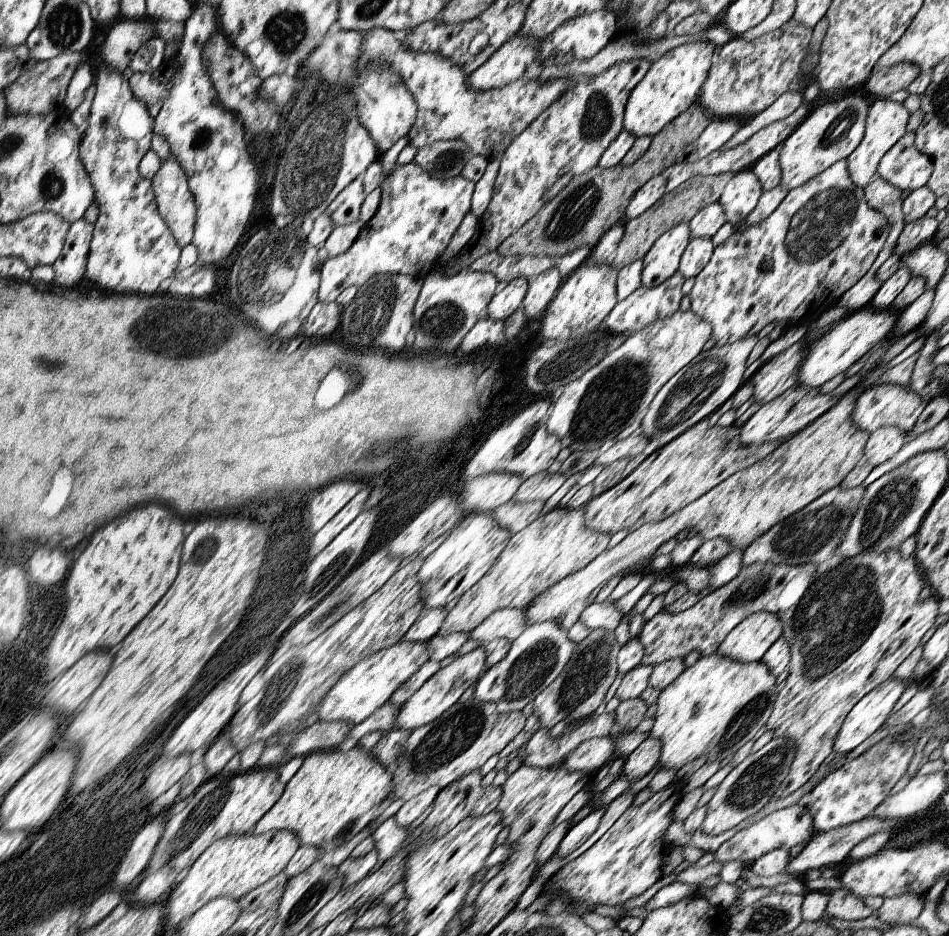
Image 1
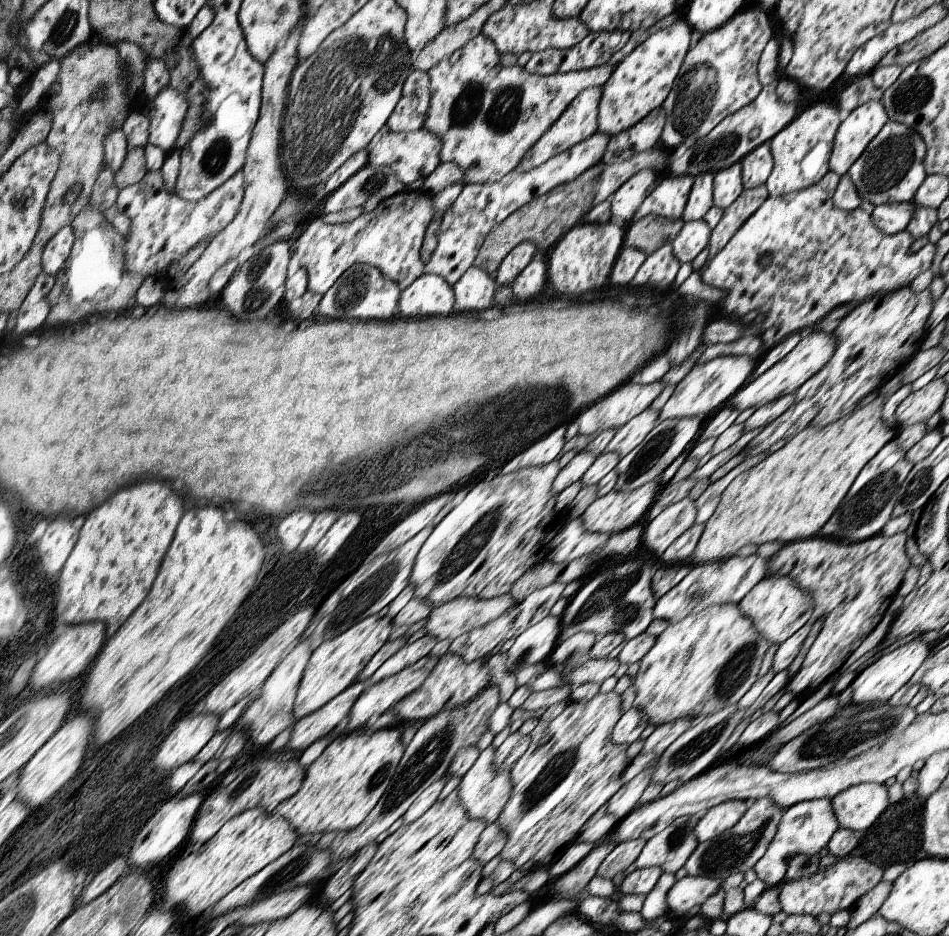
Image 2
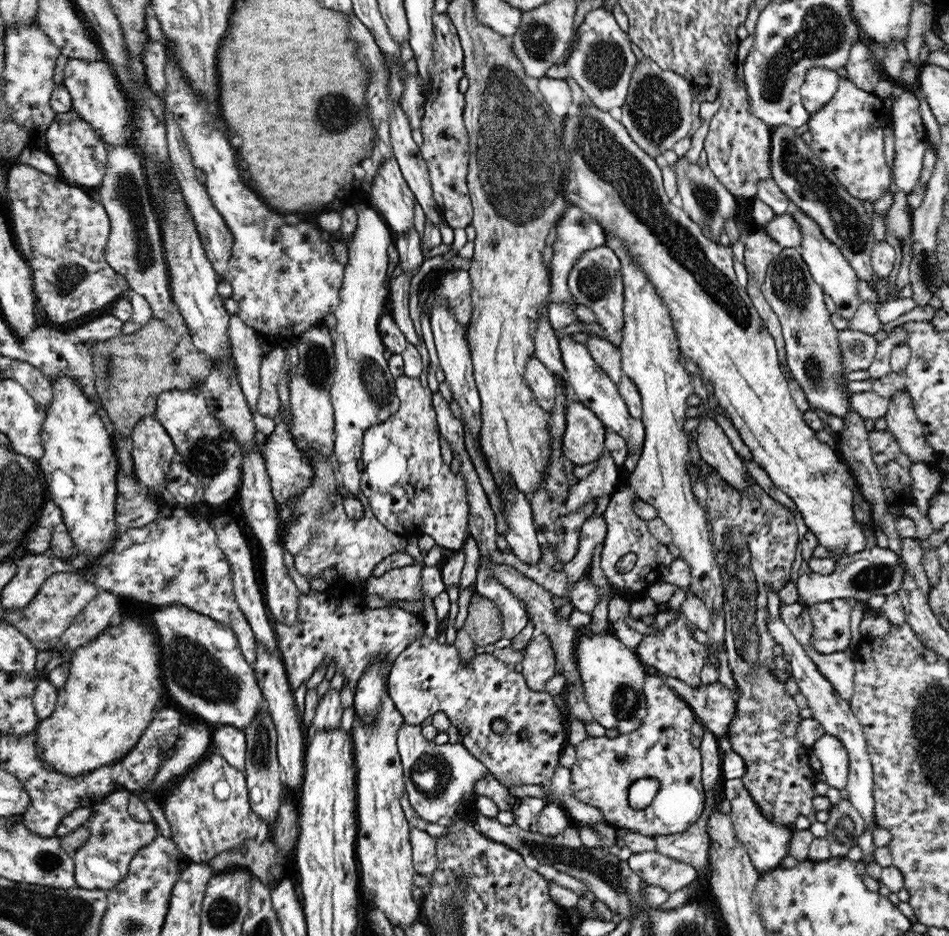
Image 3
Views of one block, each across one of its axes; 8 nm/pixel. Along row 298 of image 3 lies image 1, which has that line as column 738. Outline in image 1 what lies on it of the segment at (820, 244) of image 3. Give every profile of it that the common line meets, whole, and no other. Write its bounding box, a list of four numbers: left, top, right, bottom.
[713,804,817,866]

